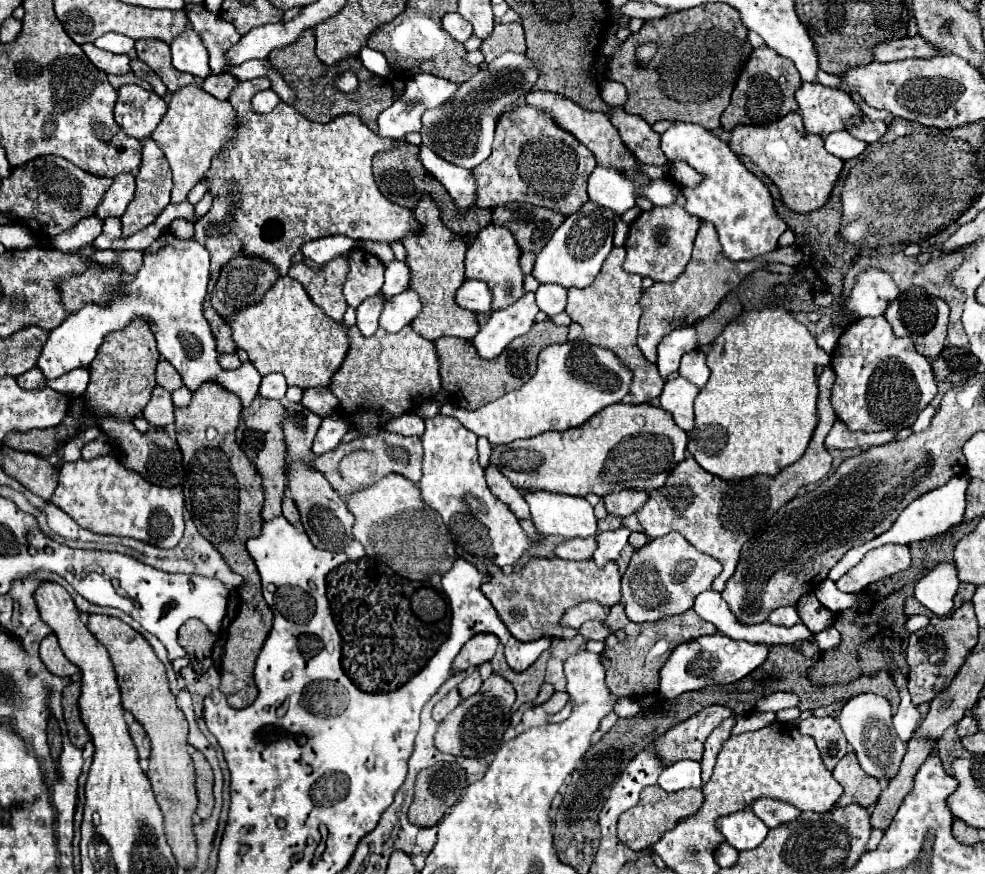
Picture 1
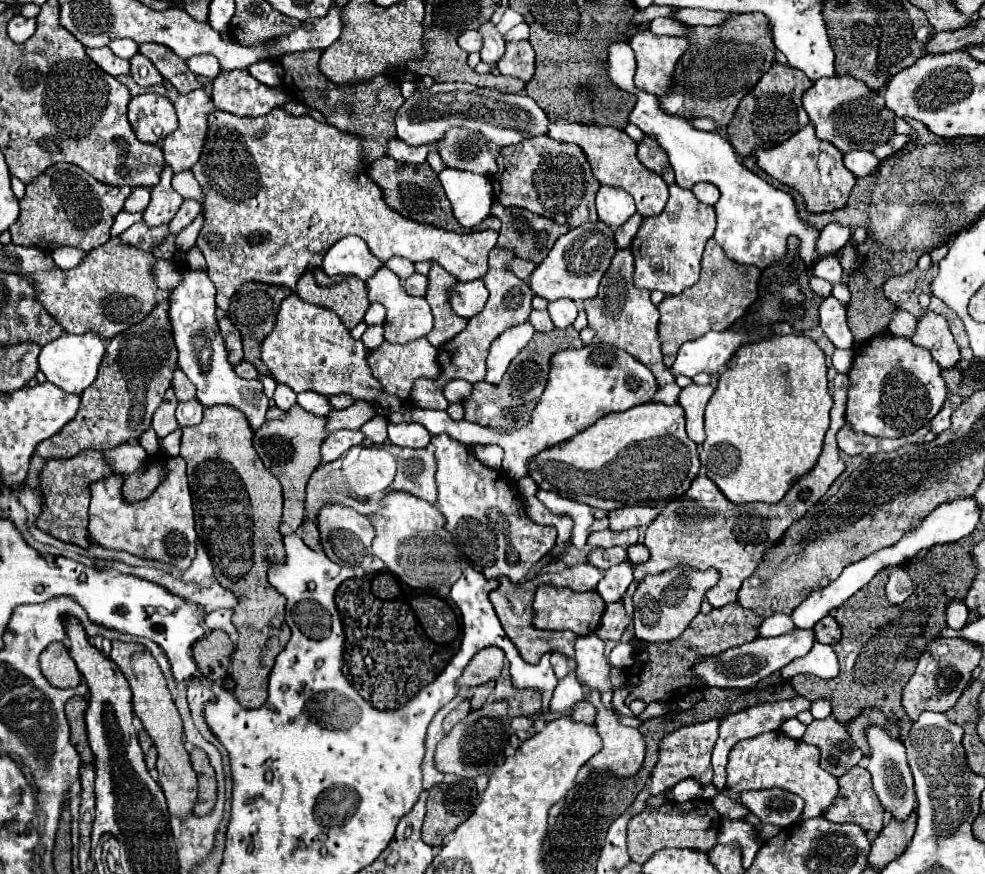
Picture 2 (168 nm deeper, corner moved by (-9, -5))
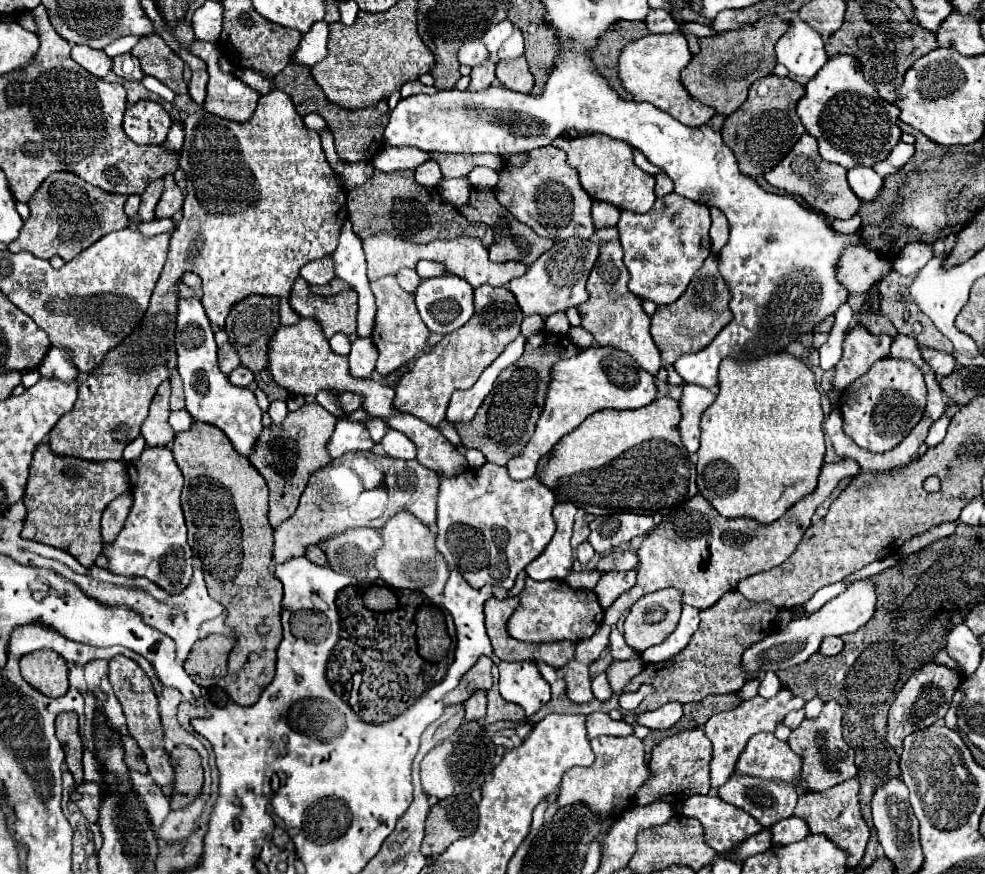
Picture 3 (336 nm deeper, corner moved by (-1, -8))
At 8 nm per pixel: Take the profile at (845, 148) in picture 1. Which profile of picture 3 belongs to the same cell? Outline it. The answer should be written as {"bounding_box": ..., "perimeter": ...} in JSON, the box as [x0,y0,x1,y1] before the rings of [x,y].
{"bounding_box":[847,166,883,200],"perimeter":[[[855,166],[847,172],[847,180],[851,190],[861,198],[861,200],[873,200],[877,192],[883,186],[883,178],[867,166]]]}

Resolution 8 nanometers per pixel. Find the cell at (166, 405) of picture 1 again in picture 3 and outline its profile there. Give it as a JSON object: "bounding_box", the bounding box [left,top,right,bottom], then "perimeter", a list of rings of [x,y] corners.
{"bounding_box":[141,380,173,446],"perimeter":[[[165,380],[157,388],[157,394],[149,408],[149,416],[141,428],[141,434],[147,440],[147,446],[167,446],[173,440],[173,428],[167,422],[169,394],[171,394],[171,386],[169,386],[169,380]]]}

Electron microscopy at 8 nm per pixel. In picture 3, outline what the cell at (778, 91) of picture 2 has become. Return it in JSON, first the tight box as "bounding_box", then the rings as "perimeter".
{"bounding_box":[723,74,805,176],"perimeter":[[[769,74],[761,80],[757,80],[749,88],[749,98],[743,102],[743,106],[733,112],[733,116],[725,118],[723,124],[723,142],[733,150],[739,170],[747,176],[765,174],[769,168],[777,166],[779,160],[793,148],[793,144],[803,136],[805,128],[795,112],[797,100],[805,94],[805,88],[791,80],[781,78],[775,74]]]}

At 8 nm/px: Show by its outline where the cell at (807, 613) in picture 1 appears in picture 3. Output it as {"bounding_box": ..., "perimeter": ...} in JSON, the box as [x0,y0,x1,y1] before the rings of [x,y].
{"bounding_box":[819,636,843,656],"perimeter":[[[827,636],[823,642],[821,642],[821,648],[819,652],[825,654],[825,656],[835,656],[843,650],[843,640],[841,638],[835,638],[835,636]]]}

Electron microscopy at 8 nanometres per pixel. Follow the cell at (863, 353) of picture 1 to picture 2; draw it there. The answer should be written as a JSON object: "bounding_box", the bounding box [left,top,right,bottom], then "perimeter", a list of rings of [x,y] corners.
{"bounding_box":[847,335,947,437],"perimeter":[[[879,335],[861,343],[849,377],[847,423],[853,425],[853,431],[873,437],[903,437],[915,433],[939,413],[947,397],[941,367],[933,361],[931,353],[895,335]]]}

